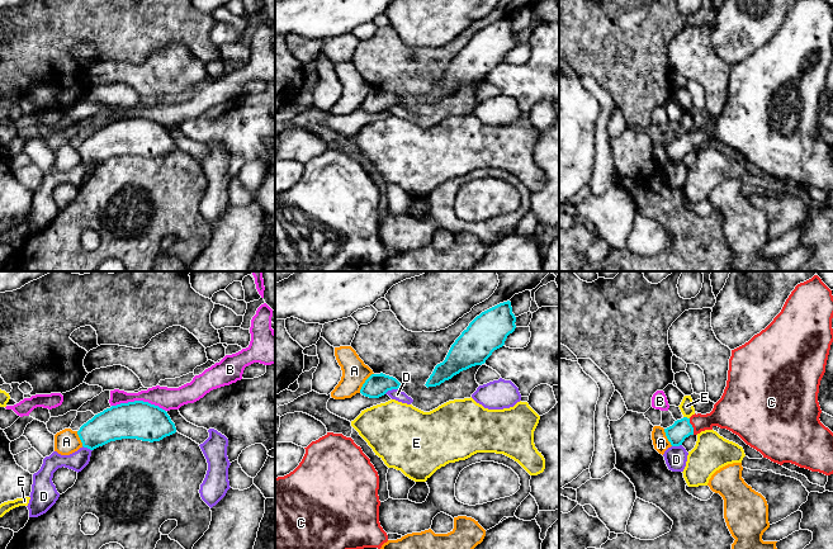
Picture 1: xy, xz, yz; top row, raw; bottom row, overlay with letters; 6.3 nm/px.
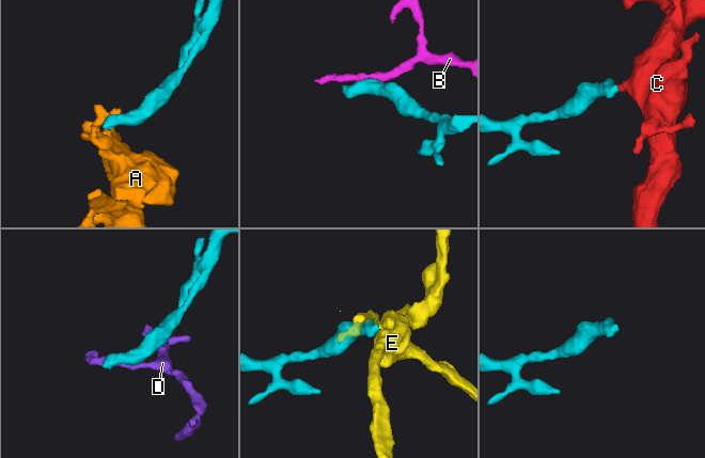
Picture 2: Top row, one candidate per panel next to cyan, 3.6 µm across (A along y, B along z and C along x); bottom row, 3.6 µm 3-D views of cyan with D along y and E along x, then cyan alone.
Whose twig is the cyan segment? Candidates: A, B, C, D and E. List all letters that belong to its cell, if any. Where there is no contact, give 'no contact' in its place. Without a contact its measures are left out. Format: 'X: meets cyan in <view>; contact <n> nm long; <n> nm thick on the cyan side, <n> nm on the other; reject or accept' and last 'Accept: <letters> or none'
A: meets cyan in xz; contact 160 nm long; 150 nm thick on the cyan side, 160 nm on the other; reject
B: meets cyan in xy; contact 340 nm long; 240 nm thick on the cyan side, 140 nm on the other; reject
C: meets cyan in yz; contact 110 nm long; 130 nm thick on the cyan side, 200 nm on the other; accept
D: meets cyan in xz; contact 100 nm long; 150 nm thick on the cyan side, 70 nm on the other; reject
E: meets cyan in yz; contact 40 nm long; 130 nm thick on the cyan side, 90 nm on the other; reject
Accept: C

